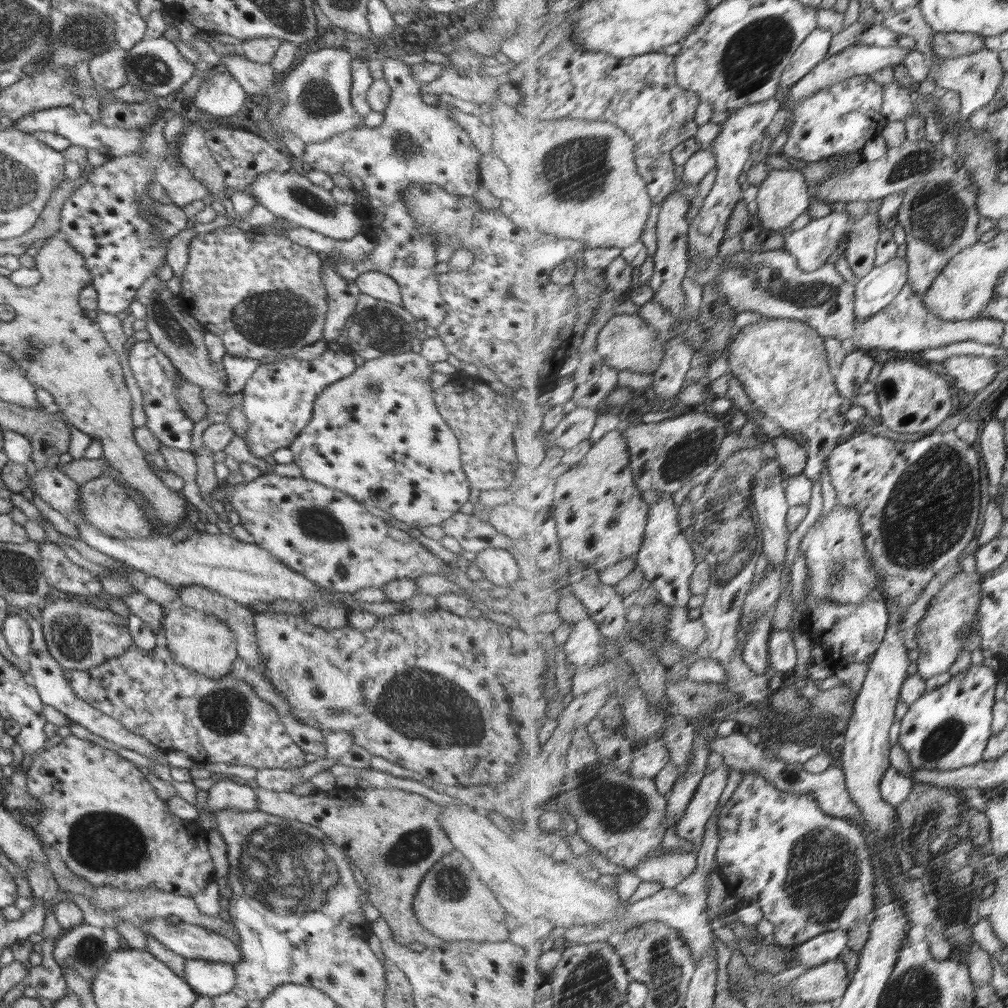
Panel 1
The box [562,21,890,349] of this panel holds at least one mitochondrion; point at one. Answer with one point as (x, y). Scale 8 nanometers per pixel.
(767, 277)

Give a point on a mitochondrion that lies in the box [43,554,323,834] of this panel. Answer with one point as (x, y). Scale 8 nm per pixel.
(224, 711)

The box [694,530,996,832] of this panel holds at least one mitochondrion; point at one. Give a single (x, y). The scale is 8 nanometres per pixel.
(945, 736)

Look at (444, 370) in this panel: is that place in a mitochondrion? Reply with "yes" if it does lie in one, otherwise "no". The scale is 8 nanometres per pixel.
no

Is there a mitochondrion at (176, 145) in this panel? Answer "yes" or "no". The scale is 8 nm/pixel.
no

